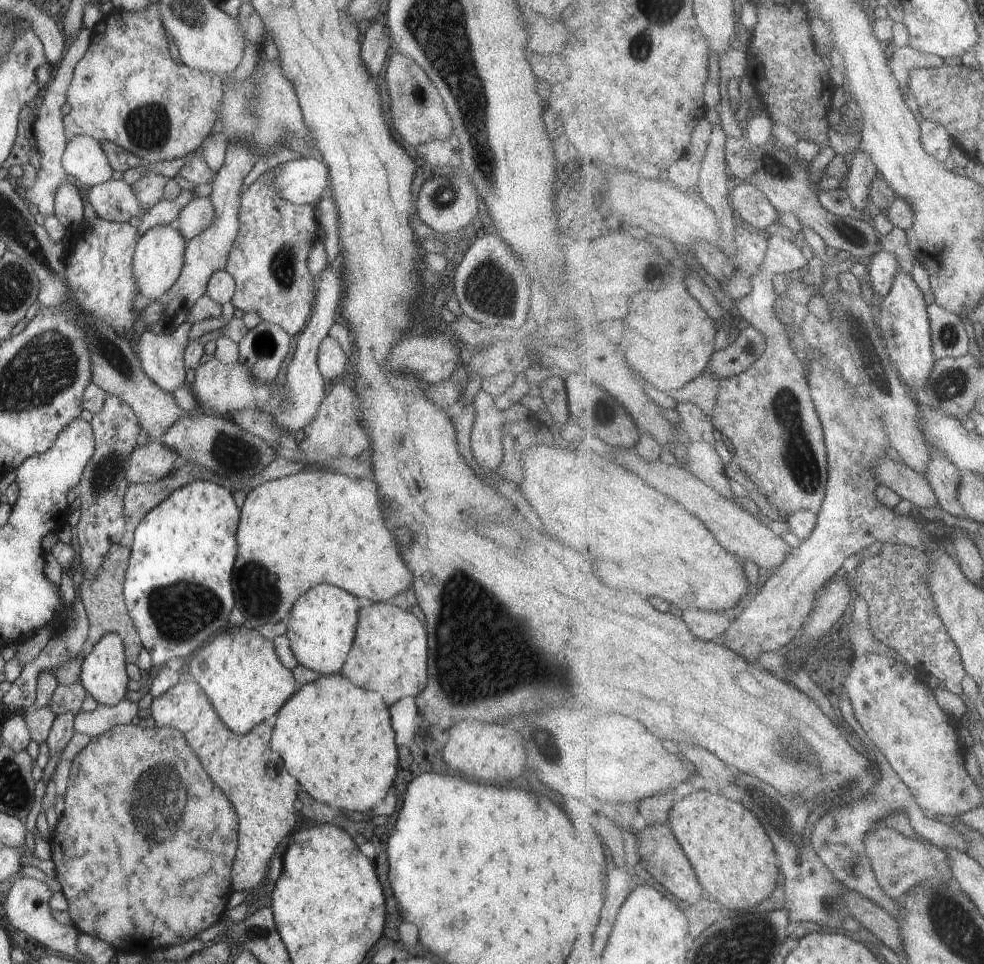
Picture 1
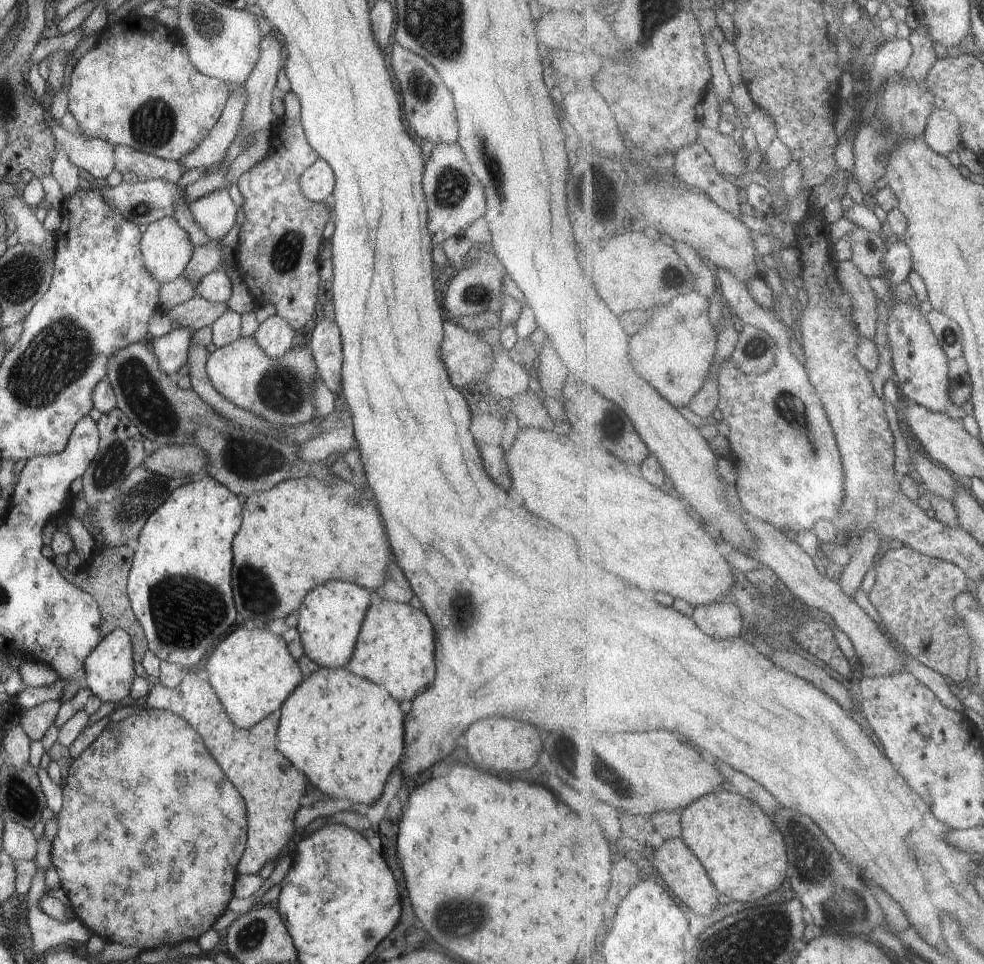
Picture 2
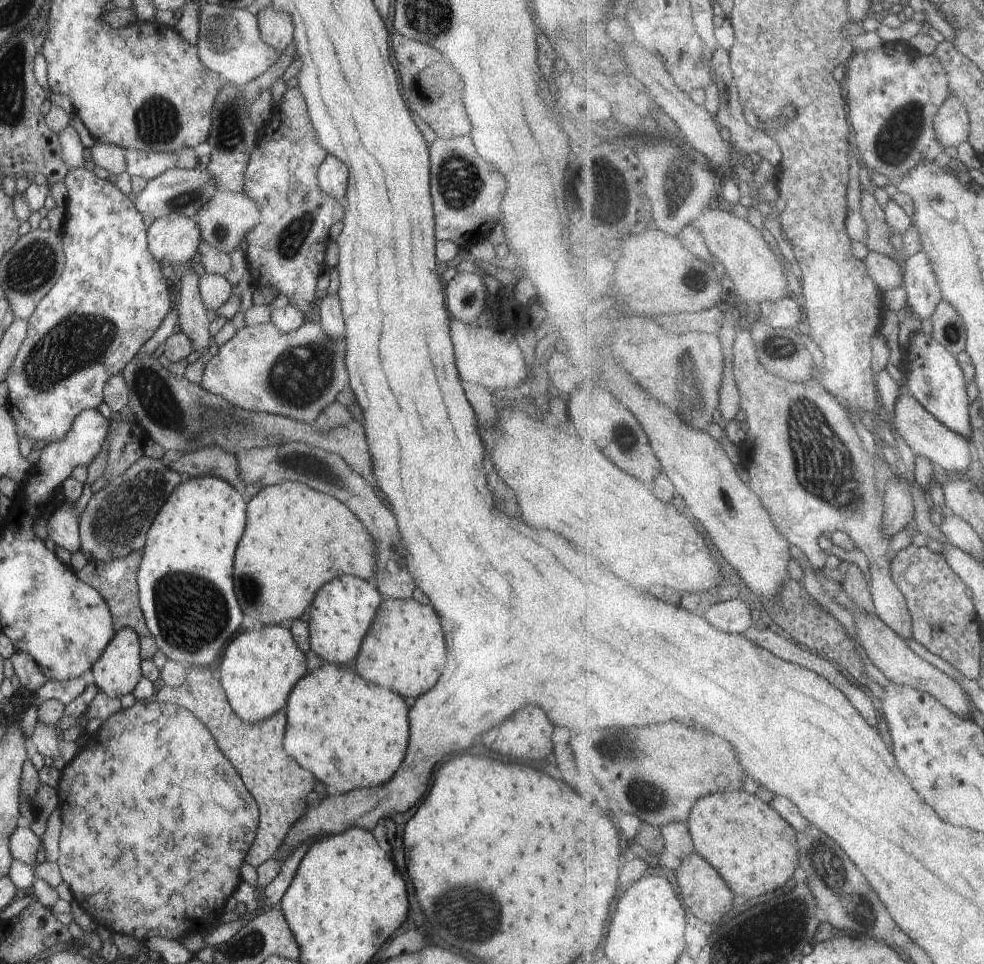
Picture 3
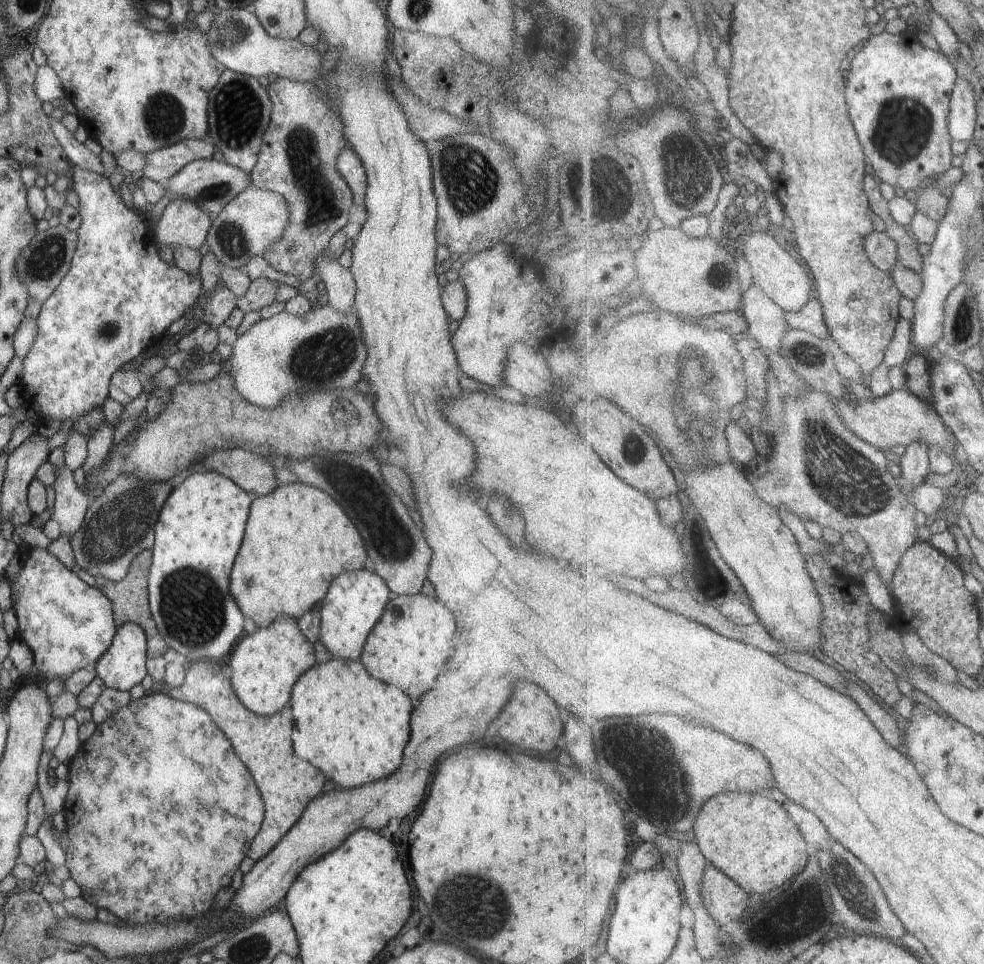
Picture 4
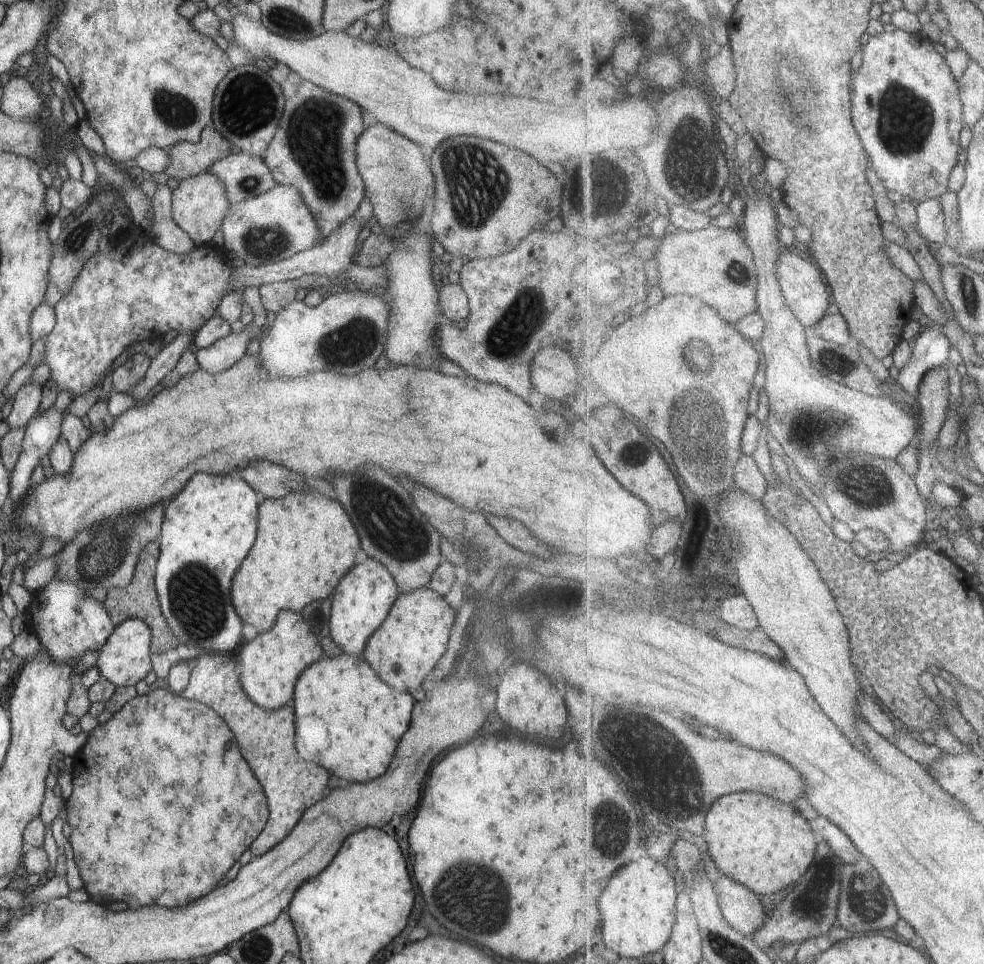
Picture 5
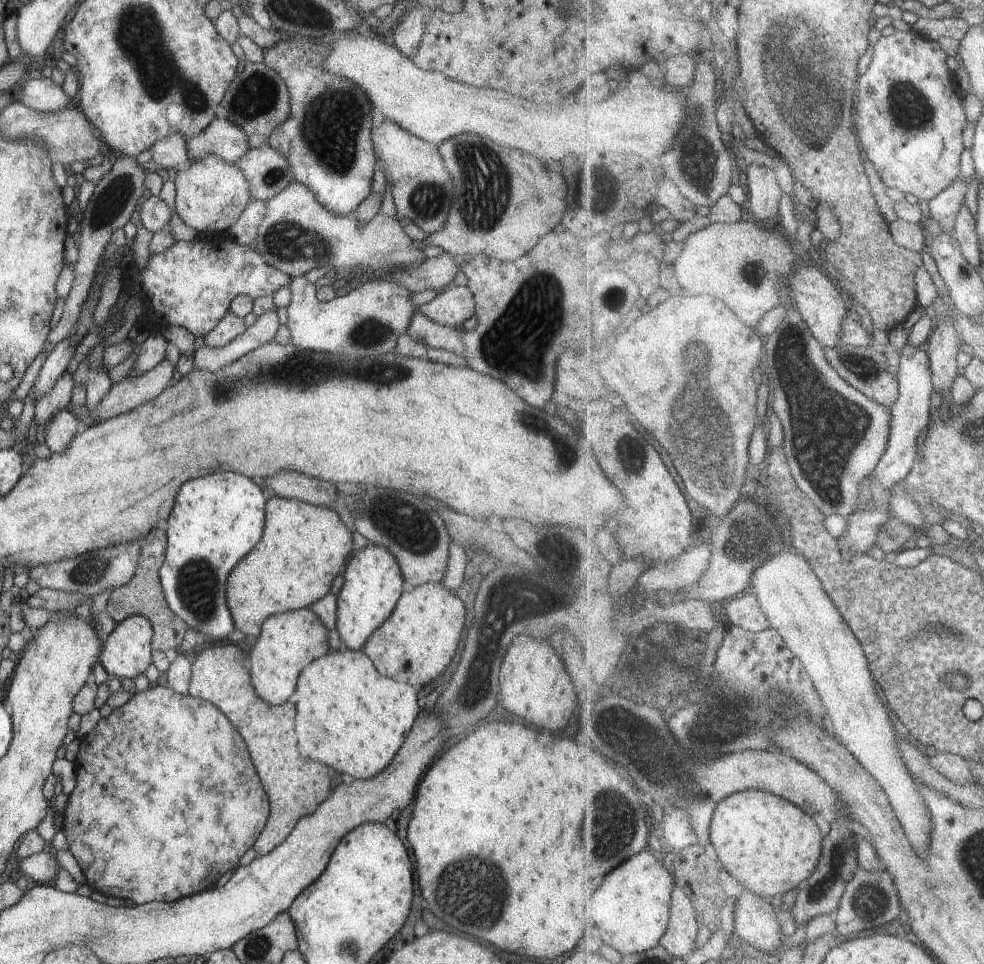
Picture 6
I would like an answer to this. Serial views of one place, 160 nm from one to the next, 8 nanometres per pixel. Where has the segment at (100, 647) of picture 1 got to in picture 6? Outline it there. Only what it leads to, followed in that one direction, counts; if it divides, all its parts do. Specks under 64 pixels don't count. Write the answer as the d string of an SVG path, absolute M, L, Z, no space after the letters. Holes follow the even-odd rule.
M128 615L115 624L98 654L98 661L110 676L132 679L144 674L152 663L150 622L141 615Z

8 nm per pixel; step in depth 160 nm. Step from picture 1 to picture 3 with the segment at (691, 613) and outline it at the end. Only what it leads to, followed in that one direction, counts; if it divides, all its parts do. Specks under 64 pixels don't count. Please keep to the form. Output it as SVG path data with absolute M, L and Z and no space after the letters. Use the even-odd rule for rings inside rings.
M731 599L707 607L705 616L717 630L743 635L744 632L753 626L753 616L749 606L743 600Z

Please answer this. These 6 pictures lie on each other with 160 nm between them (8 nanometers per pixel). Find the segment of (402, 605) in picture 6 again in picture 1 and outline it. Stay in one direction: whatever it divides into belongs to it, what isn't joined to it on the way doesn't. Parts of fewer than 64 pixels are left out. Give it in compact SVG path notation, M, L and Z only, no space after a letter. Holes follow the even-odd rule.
M379 601L358 610L358 621L354 632L354 639L340 673L353 681L355 686L365 690L377 691L383 696L383 702L389 707L397 702L401 696L415 696L421 692L427 682L426 634L423 624L417 620L412 610L401 610L391 602Z

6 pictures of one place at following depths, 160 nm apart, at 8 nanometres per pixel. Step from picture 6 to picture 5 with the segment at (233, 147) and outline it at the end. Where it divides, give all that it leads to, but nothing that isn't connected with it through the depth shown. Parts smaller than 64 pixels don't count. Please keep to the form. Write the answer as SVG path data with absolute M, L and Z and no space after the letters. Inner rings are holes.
M209 124L203 127L197 143L178 142L167 150L170 164L162 172L168 178L180 180L189 175L207 171L212 163L232 151L233 146Z

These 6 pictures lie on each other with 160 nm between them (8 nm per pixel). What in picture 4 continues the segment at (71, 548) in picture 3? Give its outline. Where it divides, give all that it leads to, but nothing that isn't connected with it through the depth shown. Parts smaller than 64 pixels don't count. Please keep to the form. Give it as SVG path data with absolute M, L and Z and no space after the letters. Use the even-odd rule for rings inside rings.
M65 465L55 469L53 512L41 527L49 540L61 535L70 536L82 523L89 498L73 481L73 472Z

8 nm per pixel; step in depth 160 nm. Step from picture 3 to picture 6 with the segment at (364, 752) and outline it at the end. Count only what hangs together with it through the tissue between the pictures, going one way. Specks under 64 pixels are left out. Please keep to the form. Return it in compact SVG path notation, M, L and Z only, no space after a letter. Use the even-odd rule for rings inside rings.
M347 648L328 651L305 665L289 698L295 707L296 747L308 758L354 779L366 779L383 770L401 746L421 708L416 703L417 690L404 682L381 676L361 650Z

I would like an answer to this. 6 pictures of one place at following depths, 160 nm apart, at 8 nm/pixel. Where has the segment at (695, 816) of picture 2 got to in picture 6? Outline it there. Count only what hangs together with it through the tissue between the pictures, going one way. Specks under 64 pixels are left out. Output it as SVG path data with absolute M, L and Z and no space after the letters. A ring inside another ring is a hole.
M747 790L729 796L725 802L721 802L716 812L710 826L712 843L716 848L721 867L739 882L740 888L749 889L768 900L779 894L786 896L791 891L797 891L798 886L805 883L820 865L824 848L823 834L815 824L815 820L801 808L797 808L793 802L775 796L771 792Z

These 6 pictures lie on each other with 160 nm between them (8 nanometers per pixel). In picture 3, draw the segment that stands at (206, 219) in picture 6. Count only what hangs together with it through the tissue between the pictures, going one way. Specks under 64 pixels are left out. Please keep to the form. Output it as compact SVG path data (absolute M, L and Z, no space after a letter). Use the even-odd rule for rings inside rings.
M175 213L157 217L146 230L147 248L161 265L189 262L200 240L196 219Z

